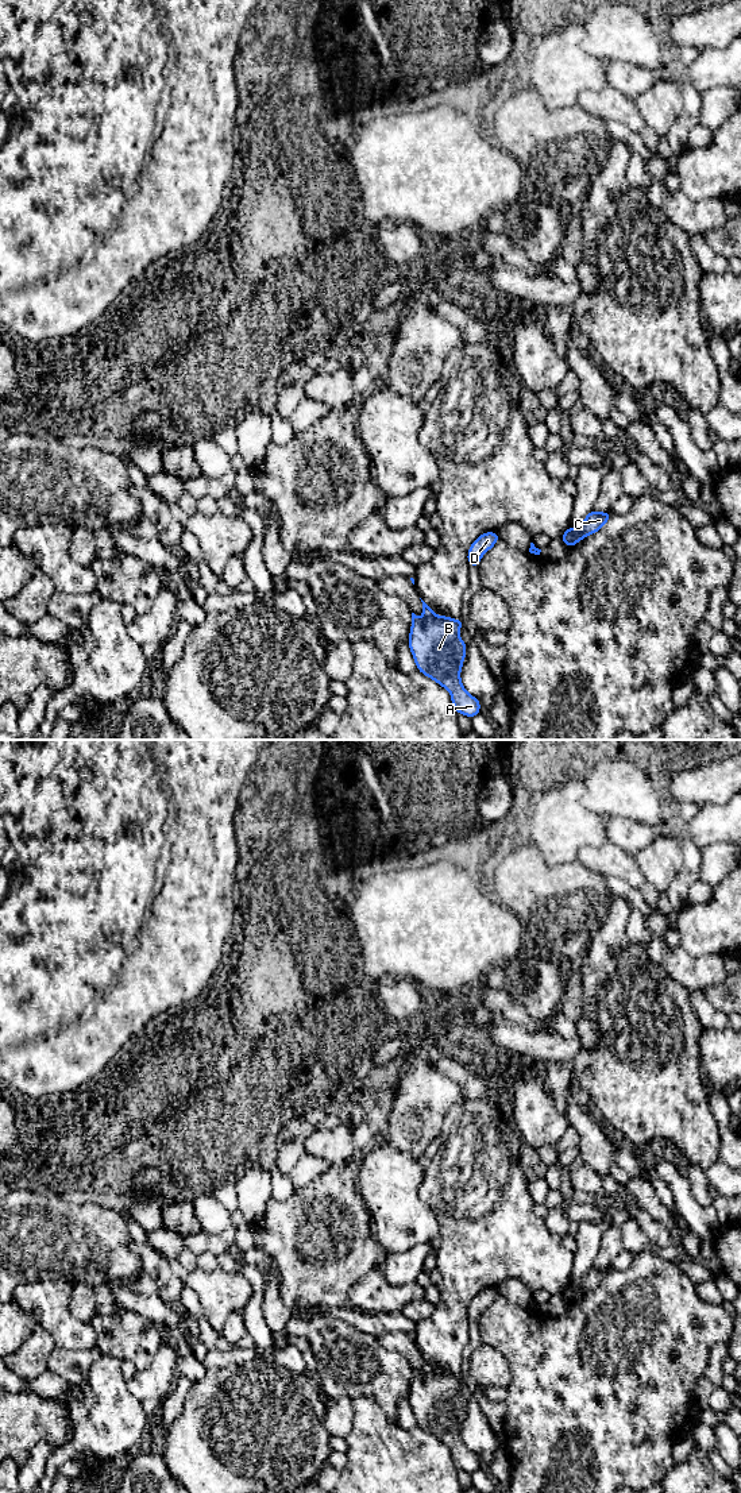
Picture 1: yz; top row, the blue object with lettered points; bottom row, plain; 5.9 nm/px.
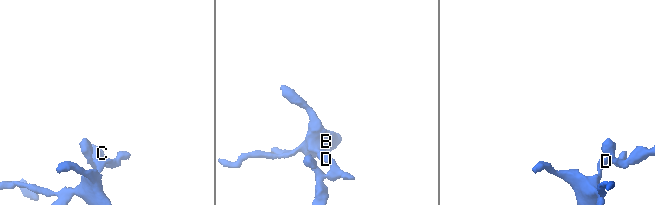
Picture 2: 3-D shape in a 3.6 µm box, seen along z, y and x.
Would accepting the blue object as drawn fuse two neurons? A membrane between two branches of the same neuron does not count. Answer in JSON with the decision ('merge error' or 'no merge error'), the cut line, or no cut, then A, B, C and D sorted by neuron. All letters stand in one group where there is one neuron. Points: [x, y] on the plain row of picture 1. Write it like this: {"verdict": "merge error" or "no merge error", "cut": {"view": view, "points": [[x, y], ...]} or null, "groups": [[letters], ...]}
{"verdict": "merge error", "cut": {"view": "yz", "points": [[535, 1303], [532, 1308]]}, "groups": [["A", "B", "D"], ["C"]]}

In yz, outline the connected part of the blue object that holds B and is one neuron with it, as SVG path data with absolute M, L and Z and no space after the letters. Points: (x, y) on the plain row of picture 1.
M422 1355L421 1358L424 1374L412 1369L408 1394L416 1423L451 1450L458 1470L472 1474L481 1469L481 1458L462 1442L460 1427L467 1405L459 1392L460 1384L464 1382L462 1374L436 1372L431 1362Z

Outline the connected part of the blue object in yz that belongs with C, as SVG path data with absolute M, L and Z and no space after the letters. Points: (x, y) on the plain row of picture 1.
M591 1266L576 1285L570 1281L560 1295L570 1304L586 1292L597 1289L610 1274L607 1268Z

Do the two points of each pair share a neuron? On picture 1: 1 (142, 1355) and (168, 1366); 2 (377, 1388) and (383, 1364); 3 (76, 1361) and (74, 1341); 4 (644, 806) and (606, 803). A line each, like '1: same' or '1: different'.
1: different
2: same
3: different
4: same

